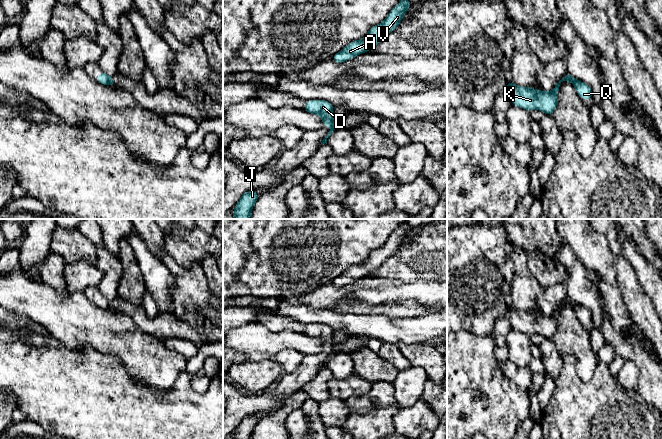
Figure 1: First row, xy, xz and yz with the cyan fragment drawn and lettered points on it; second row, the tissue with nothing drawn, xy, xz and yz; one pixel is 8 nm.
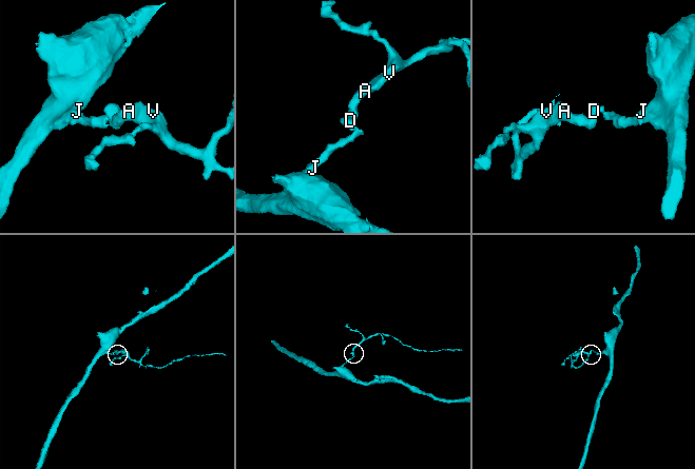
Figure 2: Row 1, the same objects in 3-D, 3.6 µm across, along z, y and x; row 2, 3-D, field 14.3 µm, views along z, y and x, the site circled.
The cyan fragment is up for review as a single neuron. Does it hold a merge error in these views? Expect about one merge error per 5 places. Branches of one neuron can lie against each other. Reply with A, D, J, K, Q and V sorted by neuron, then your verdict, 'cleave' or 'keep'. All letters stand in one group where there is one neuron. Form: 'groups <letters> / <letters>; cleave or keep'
groups A D K V / J Q; cleave

